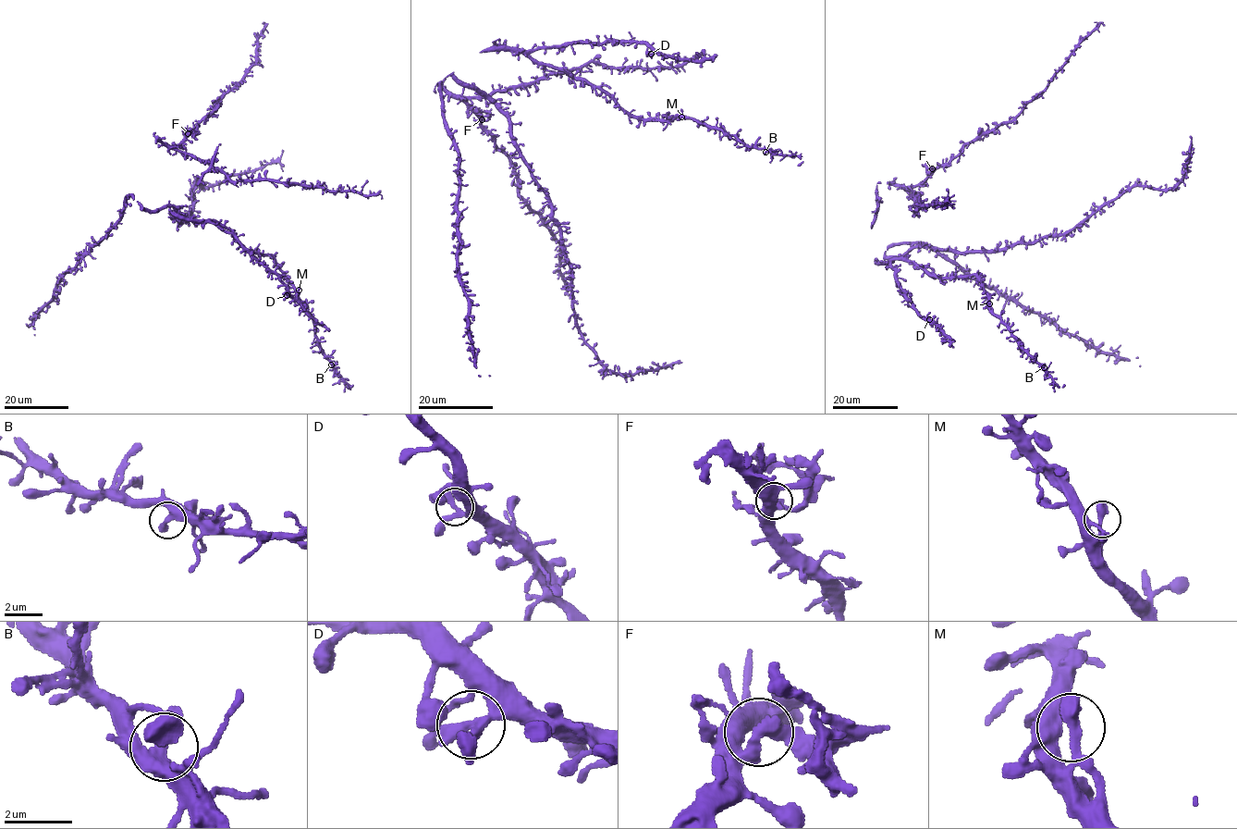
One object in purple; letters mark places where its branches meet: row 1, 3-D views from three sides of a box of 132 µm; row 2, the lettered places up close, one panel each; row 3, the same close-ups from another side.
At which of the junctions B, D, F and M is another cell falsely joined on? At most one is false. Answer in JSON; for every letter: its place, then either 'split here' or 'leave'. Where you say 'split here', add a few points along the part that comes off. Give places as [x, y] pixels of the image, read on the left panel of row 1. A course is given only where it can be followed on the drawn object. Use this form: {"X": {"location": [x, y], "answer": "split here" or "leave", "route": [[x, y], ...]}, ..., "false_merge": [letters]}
{"B": {"location": [331, 365], "answer": "leave"}, "D": {"location": [287, 295], "answer": "leave"}, "F": {"location": [188, 133], "answer": "split here"}, "M": {"location": [299, 290], "answer": "leave"}, "false_merge": ["F"]}

